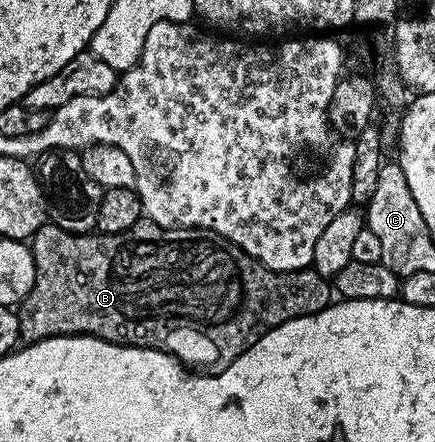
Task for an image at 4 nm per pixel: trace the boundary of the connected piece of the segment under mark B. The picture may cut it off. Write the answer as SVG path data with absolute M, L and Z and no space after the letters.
M143 219L123 233L69 233L47 223L34 232L29 246L36 263L36 279L17 310L22 341L26 343L49 337L99 337L117 345L163 349L183 366L198 371L221 371L268 330L288 323L288 319L312 315L332 301L327 278L312 267L277 273L210 229L165 229Z

